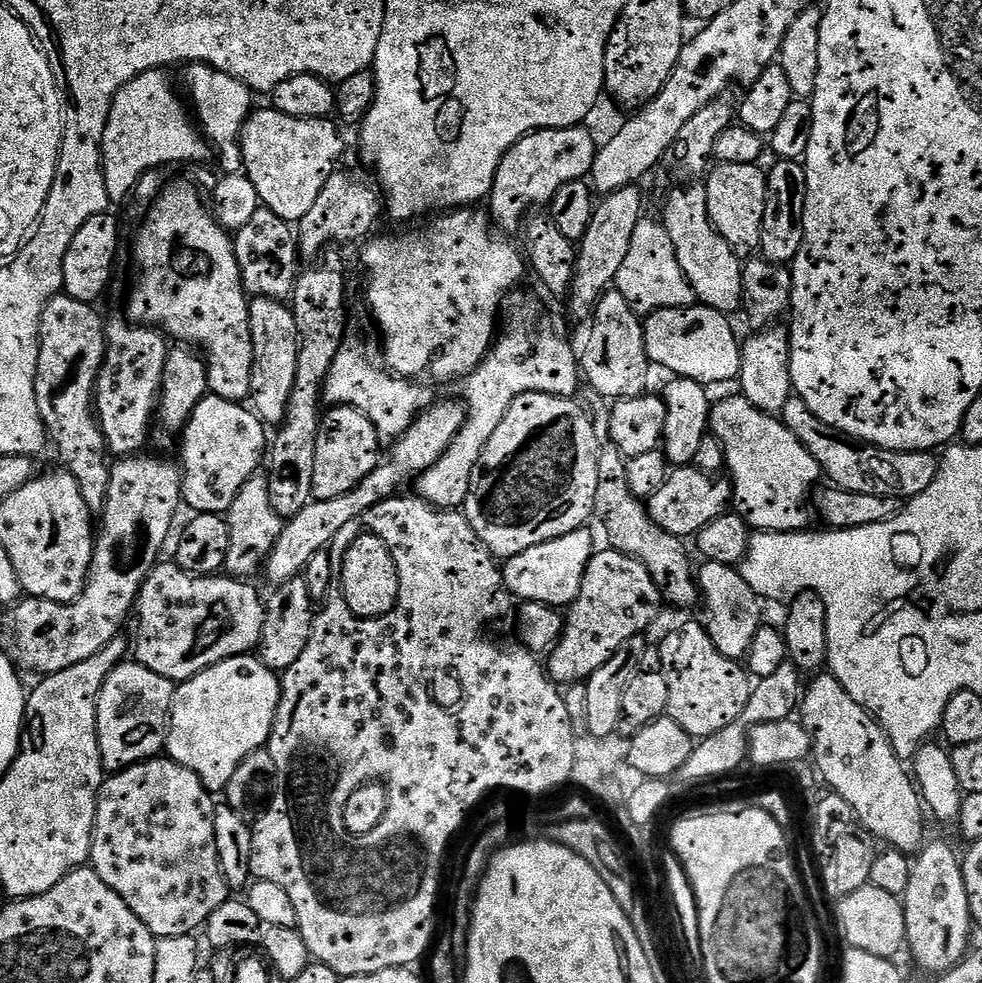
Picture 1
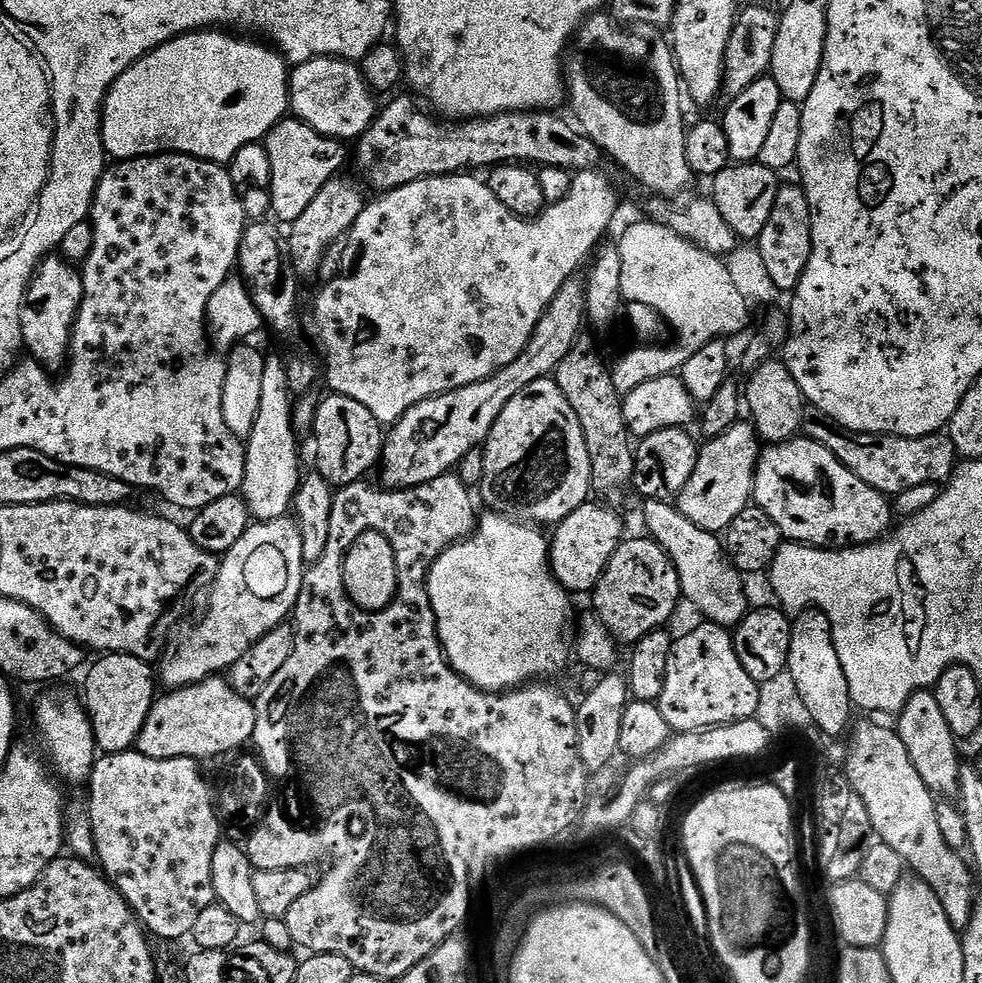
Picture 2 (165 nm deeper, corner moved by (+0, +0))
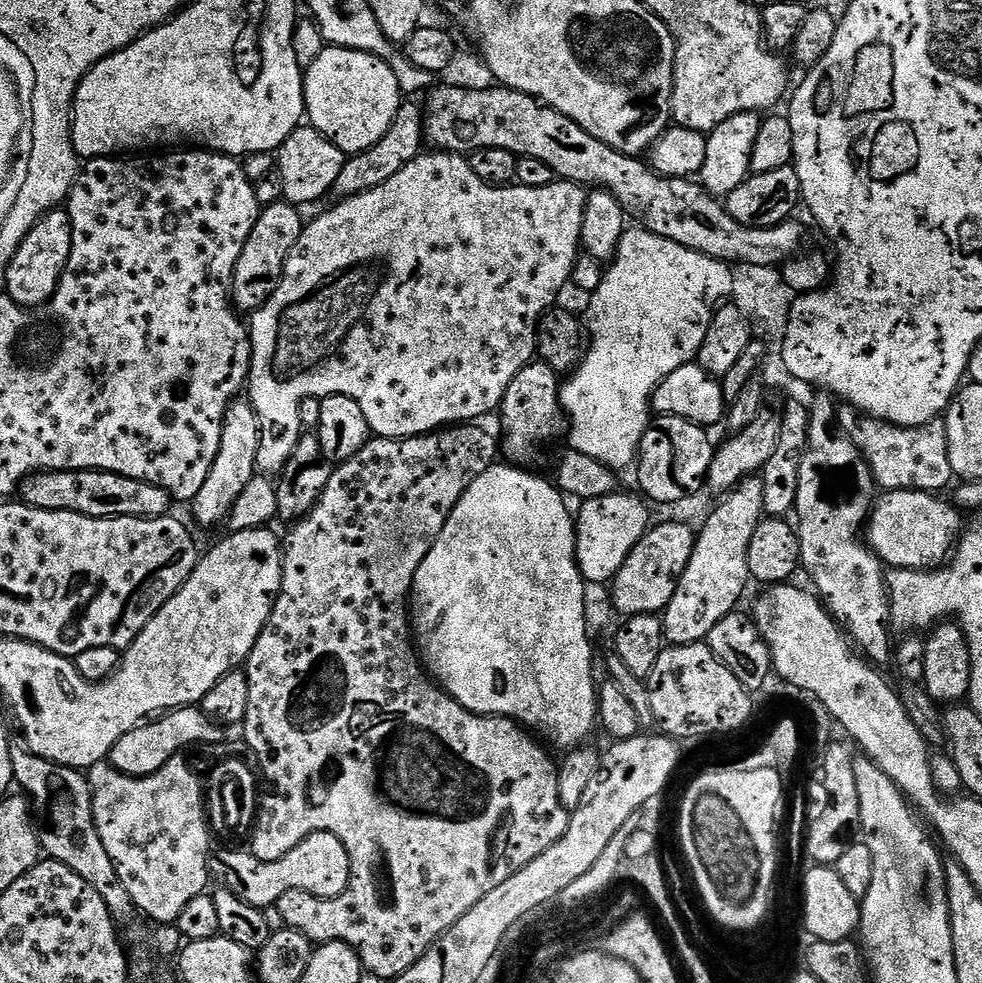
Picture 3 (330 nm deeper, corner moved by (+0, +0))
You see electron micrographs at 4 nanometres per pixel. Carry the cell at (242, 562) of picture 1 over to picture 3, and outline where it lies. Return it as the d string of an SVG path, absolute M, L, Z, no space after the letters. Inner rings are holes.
M428 150L417 156L414 162L410 162L402 170L398 170L398 174L394 174L394 178L390 178L386 182L382 182L382 186L374 186L365 192L359 192L356 196L349 196L341 199L340 204L333 206L329 212L321 214L317 220L309 219L305 223L302 234L298 238L298 242L294 246L294 250L290 250L290 254L286 258L286 266L284 267L284 276L278 282L278 290L274 290L274 294L270 294L270 298L263 306L260 307L250 316L250 335L252 338L252 368L248 372L246 381L246 396L251 400L253 410L258 414L258 426L260 427L260 441L258 442L258 458L256 459L256 467L263 475L272 478L281 473L290 456L294 453L294 448L298 446L302 435L302 427L299 420L299 406L302 405L304 399L323 398L325 396L345 396L346 398L354 398L354 402L358 402L358 406L362 406L362 414L366 418L371 435L381 440L409 440L412 436L427 436L429 432L443 430L449 426L459 425L461 422L479 421L479 416L488 416L499 409L500 403L504 401L506 390L510 386L510 382L514 382L514 378L519 372L530 363L533 363L534 357L537 355L536 350L536 326L540 322L541 316L557 303L556 300L560 296L560 291L564 287L569 287L572 272L578 259L578 249L580 248L580 235L582 234L582 214L586 210L586 202L588 201L588 192L579 184L574 184L570 180L553 179L550 186L538 186L531 188L530 186L522 186L513 183L511 186L501 186L498 184L488 184L482 178L478 178L478 174L474 174L471 163L463 155L453 154L451 152L441 152L439 150Z

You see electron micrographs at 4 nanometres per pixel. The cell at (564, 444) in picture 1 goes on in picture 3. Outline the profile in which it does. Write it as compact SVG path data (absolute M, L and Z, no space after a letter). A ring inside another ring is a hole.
M533 362L519 372L510 382L500 403L498 417L504 427L504 440L502 436L502 452L509 461L516 466L532 466L536 455L547 446L551 440L556 440L565 435L566 417L560 407L560 390L562 384L550 365L543 362Z

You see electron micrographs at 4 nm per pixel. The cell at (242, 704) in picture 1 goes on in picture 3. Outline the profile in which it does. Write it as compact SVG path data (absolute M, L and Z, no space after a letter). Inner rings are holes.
M199 707L173 708L171 712L165 712L159 718L149 719L140 724L130 734L122 734L118 742L112 748L110 763L127 776L149 776L154 774L170 758L181 755L191 744L216 744L220 740L221 725L211 720Z

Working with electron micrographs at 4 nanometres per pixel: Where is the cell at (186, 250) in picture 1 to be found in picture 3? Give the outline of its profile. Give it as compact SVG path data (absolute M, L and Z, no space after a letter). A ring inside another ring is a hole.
M233 400L224 415L222 442L218 446L218 458L214 458L214 466L210 466L210 478L206 478L202 490L198 490L198 494L190 502L192 516L202 527L212 528L215 524L223 525L227 521L234 502L238 502L238 494L242 494L242 490L246 490L246 482L257 475L259 441L258 414L253 410L251 400Z

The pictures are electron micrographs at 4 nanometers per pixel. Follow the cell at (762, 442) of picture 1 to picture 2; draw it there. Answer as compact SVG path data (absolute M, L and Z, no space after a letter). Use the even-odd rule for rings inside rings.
M807 438L770 444L761 451L753 476L752 500L755 507L770 514L785 541L806 544L809 548L859 548L861 544L873 544L893 527L894 508L889 497L874 490L874 486L866 486L858 474L846 470L826 446Z

